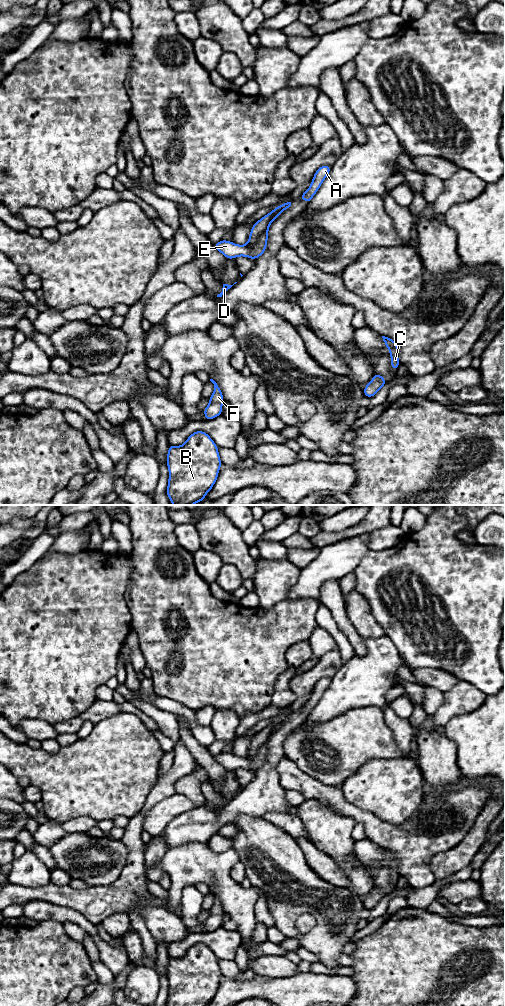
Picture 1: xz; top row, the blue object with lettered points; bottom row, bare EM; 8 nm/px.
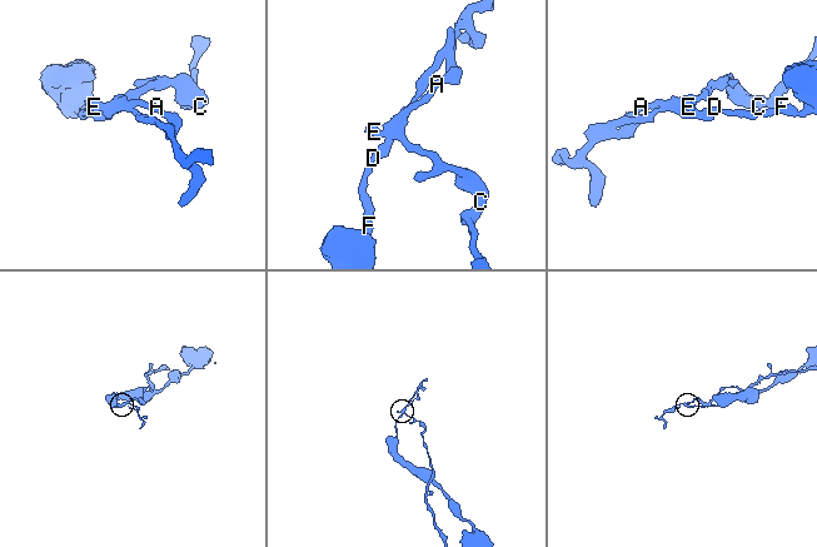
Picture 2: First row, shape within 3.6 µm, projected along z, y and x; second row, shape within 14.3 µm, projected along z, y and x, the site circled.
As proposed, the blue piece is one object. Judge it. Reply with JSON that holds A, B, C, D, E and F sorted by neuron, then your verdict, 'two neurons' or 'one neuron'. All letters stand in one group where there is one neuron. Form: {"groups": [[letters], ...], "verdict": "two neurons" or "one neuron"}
{"groups": [["A", "C", "E"], ["B", "D", "F"]], "verdict": "two neurons"}

